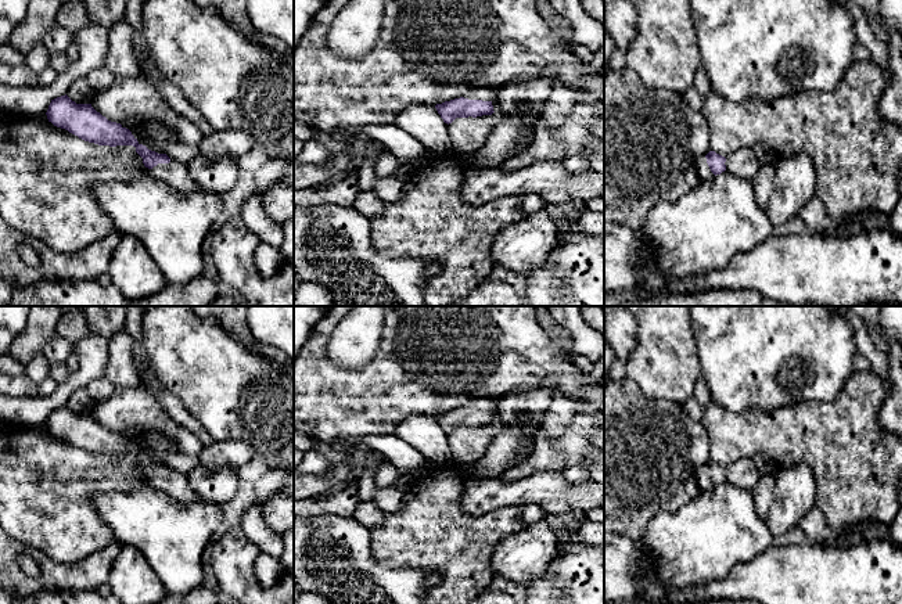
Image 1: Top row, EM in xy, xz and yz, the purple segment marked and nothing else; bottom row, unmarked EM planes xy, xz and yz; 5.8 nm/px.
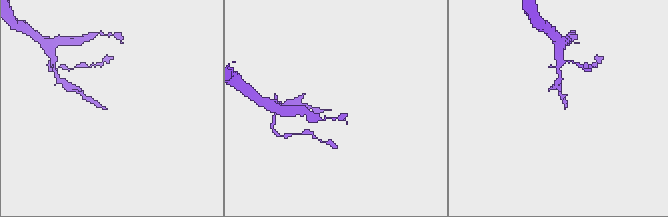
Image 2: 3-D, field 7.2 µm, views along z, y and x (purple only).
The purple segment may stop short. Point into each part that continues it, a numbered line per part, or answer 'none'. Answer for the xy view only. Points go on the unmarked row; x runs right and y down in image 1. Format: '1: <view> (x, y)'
1: xy (175, 484)

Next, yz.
1: yz (704, 482)

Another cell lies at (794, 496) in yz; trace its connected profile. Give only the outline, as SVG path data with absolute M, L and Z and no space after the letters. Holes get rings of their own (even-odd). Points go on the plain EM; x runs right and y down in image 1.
M808 465L776 468L776 488L768 511L772 536L783 535L804 519L815 507L815 475Z

